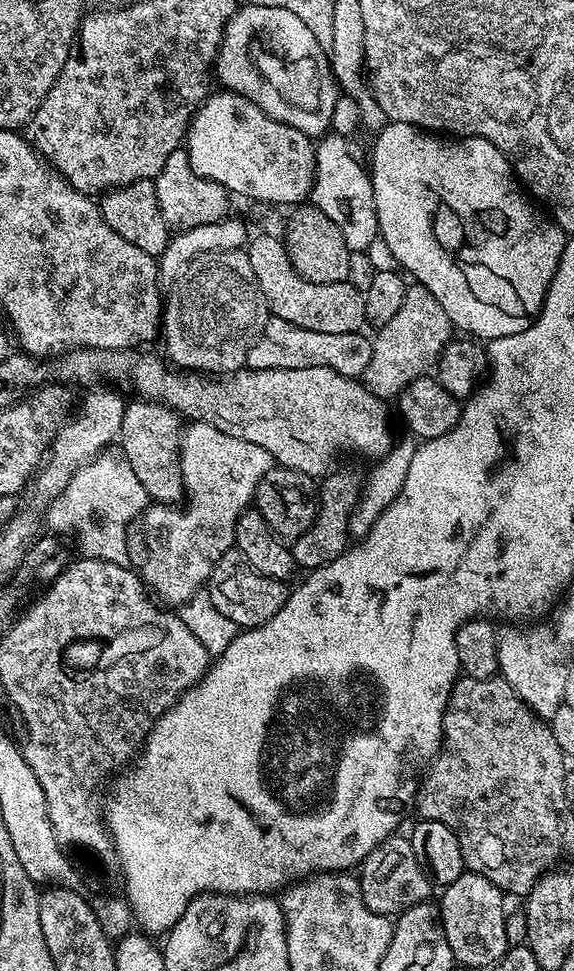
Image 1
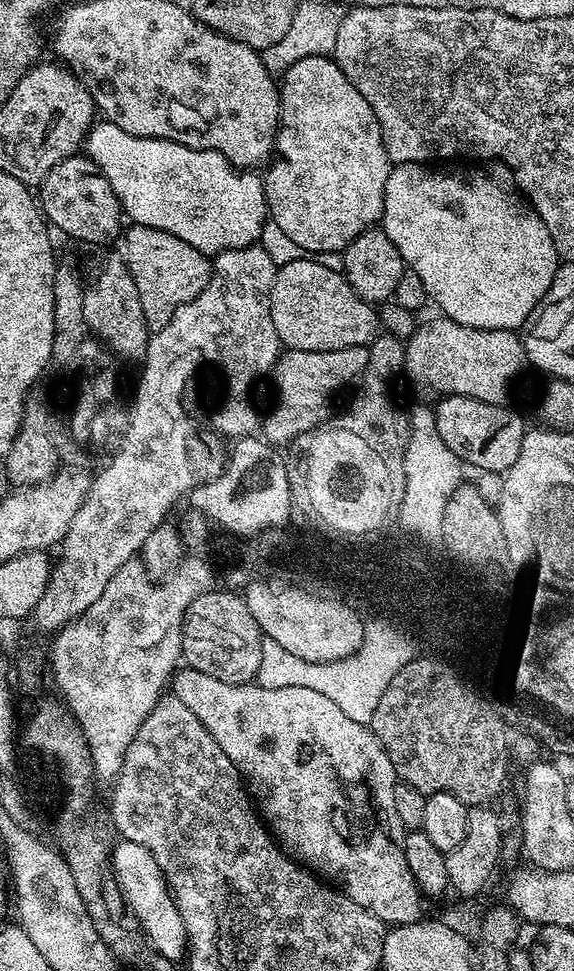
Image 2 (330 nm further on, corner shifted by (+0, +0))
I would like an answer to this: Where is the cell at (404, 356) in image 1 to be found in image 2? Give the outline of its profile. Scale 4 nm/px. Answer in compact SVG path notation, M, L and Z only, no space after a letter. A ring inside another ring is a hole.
M447 318L439 319L432 320L429 324L421 323L404 345L403 375L408 376L413 390L420 395L420 398L465 396L466 398L478 398L478 402L507 405L508 395L512 392L512 383L519 378L524 364L526 368L523 339L513 330L471 328Z

